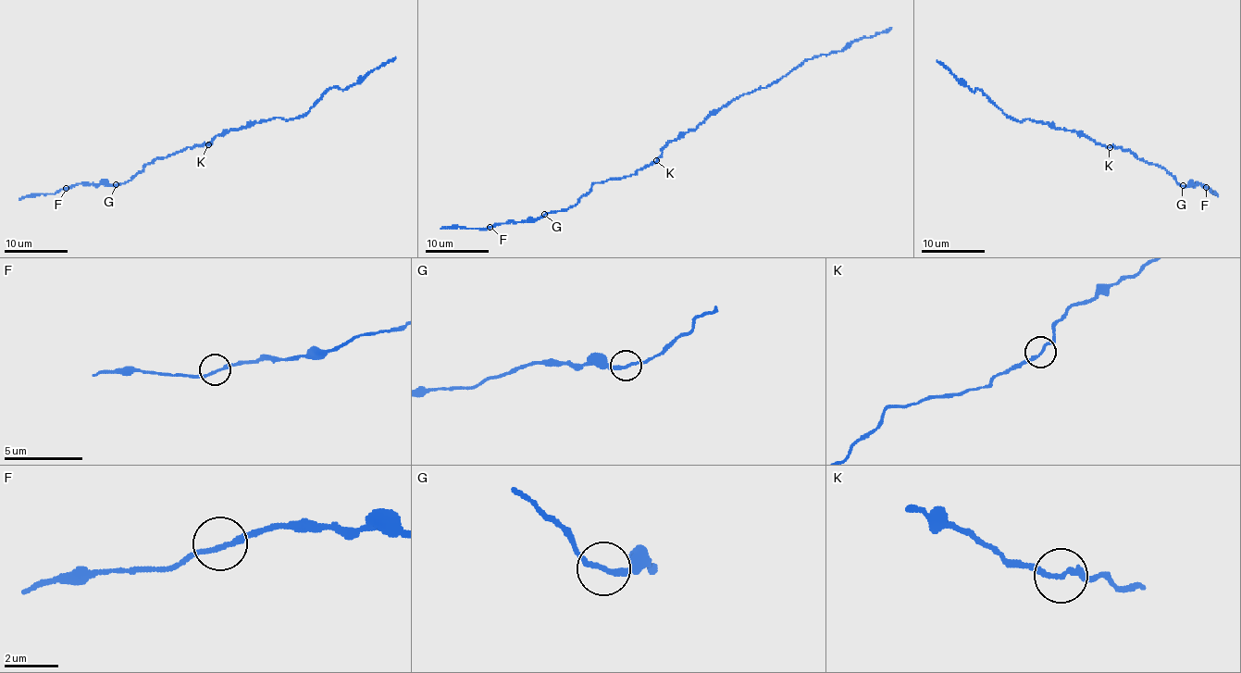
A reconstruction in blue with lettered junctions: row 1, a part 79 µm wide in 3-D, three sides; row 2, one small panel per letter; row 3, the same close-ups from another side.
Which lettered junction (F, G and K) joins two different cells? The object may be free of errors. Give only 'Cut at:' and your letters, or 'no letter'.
Cut at: K

